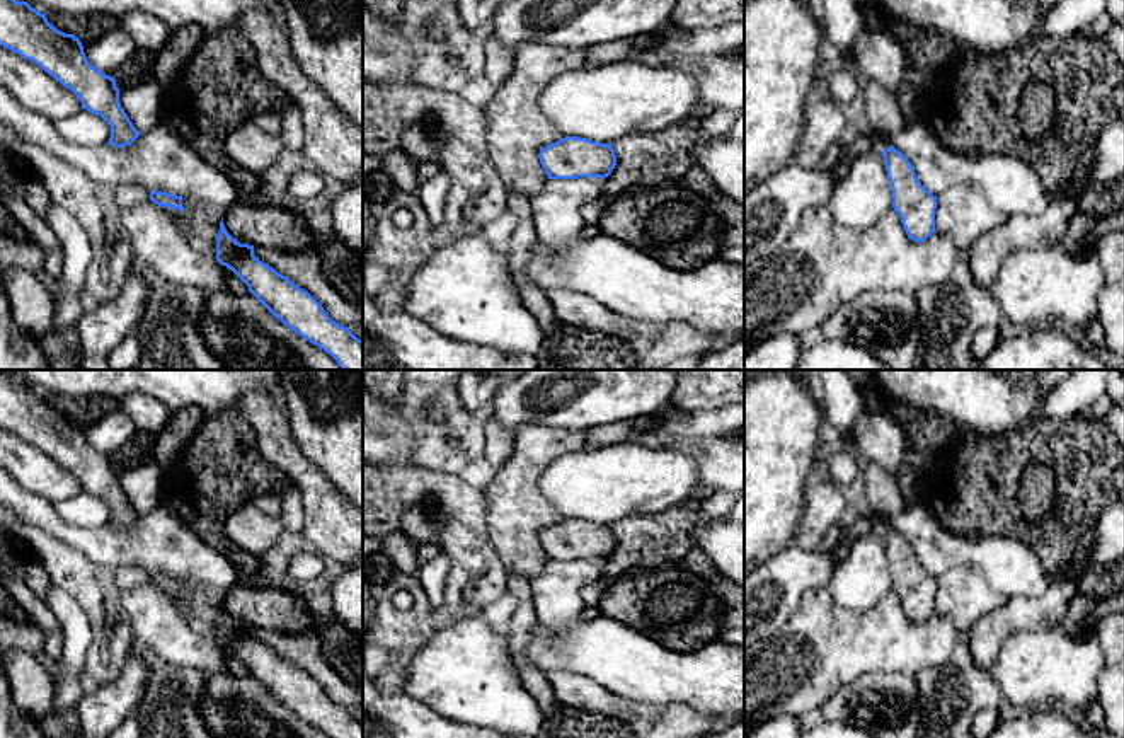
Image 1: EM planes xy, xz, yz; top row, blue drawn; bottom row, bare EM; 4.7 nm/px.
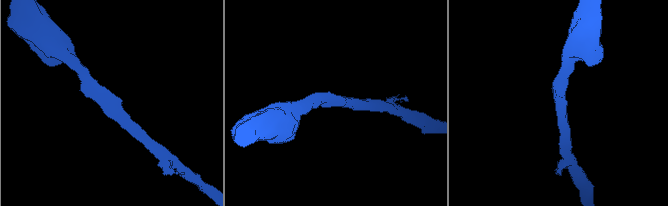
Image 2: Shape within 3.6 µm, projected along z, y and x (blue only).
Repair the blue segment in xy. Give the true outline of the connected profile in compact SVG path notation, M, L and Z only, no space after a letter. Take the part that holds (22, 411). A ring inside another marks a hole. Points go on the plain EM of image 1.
M0 370L0 428L39 447L80 481L82 491L100 498L111 508L109 527L123 530L141 516L121 489L116 460L89 445L80 421L58 412L27 383L14 382L7 370Z

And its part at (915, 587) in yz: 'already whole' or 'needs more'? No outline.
already whole

